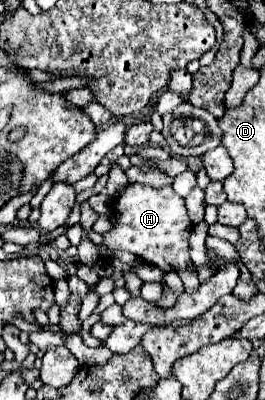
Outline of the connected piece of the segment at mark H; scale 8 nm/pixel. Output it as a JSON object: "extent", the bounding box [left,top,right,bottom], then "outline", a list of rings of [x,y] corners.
{"extent":[101,185,197,273],"outline":[[[127,185],[127,189],[115,199],[113,203],[113,227],[103,235],[101,253],[111,259],[119,253],[127,251],[135,257],[147,261],[149,265],[159,267],[163,273],[169,271],[183,271],[183,269],[197,269],[191,261],[189,237],[193,223],[187,215],[185,199],[173,191],[173,185],[165,185],[161,189],[153,189],[149,185]]]}

